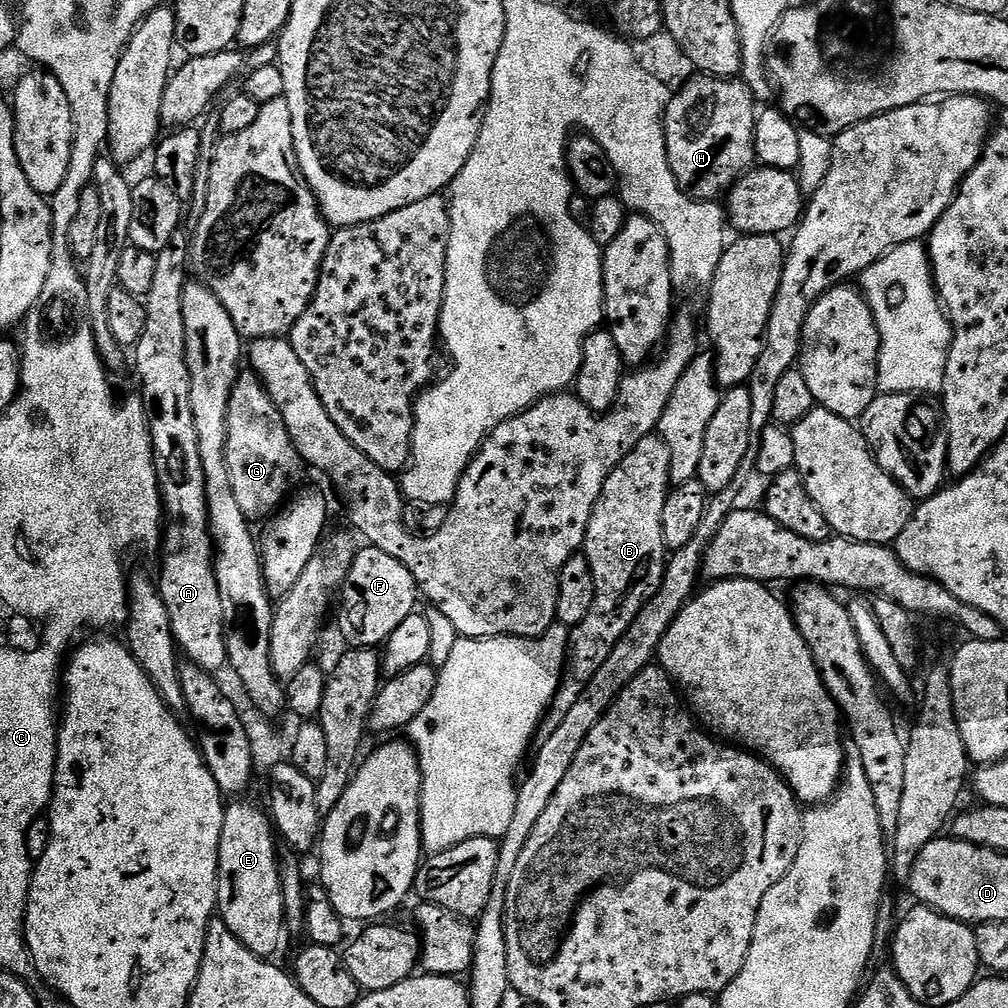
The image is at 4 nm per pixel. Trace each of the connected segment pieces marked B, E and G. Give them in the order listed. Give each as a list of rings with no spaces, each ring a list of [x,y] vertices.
[[[658,434],[642,438],[642,442],[638,442],[638,446],[634,446],[634,450],[630,450],[630,454],[626,454],[606,478],[582,549],[582,554],[590,562],[590,574],[594,574],[594,606],[590,606],[590,614],[582,618],[580,625],[571,629],[564,677],[552,704],[536,727],[537,741],[550,738],[561,726],[566,714],[573,709],[594,674],[605,665],[606,658],[613,653],[646,602],[658,594],[666,563],[662,512],[671,484],[670,450],[666,450],[666,442],[662,442]]]
[[[248,798],[237,799],[224,809],[224,825],[218,850],[220,865],[216,907],[219,919],[226,922],[230,934],[234,934],[234,938],[238,938],[246,950],[261,958],[272,958],[284,940],[286,929],[278,836],[269,813],[244,799]]]
[[[251,370],[241,374],[233,388],[226,426],[225,460],[235,501],[249,522],[271,520],[305,483],[306,465],[286,430],[286,422],[260,377]]]

